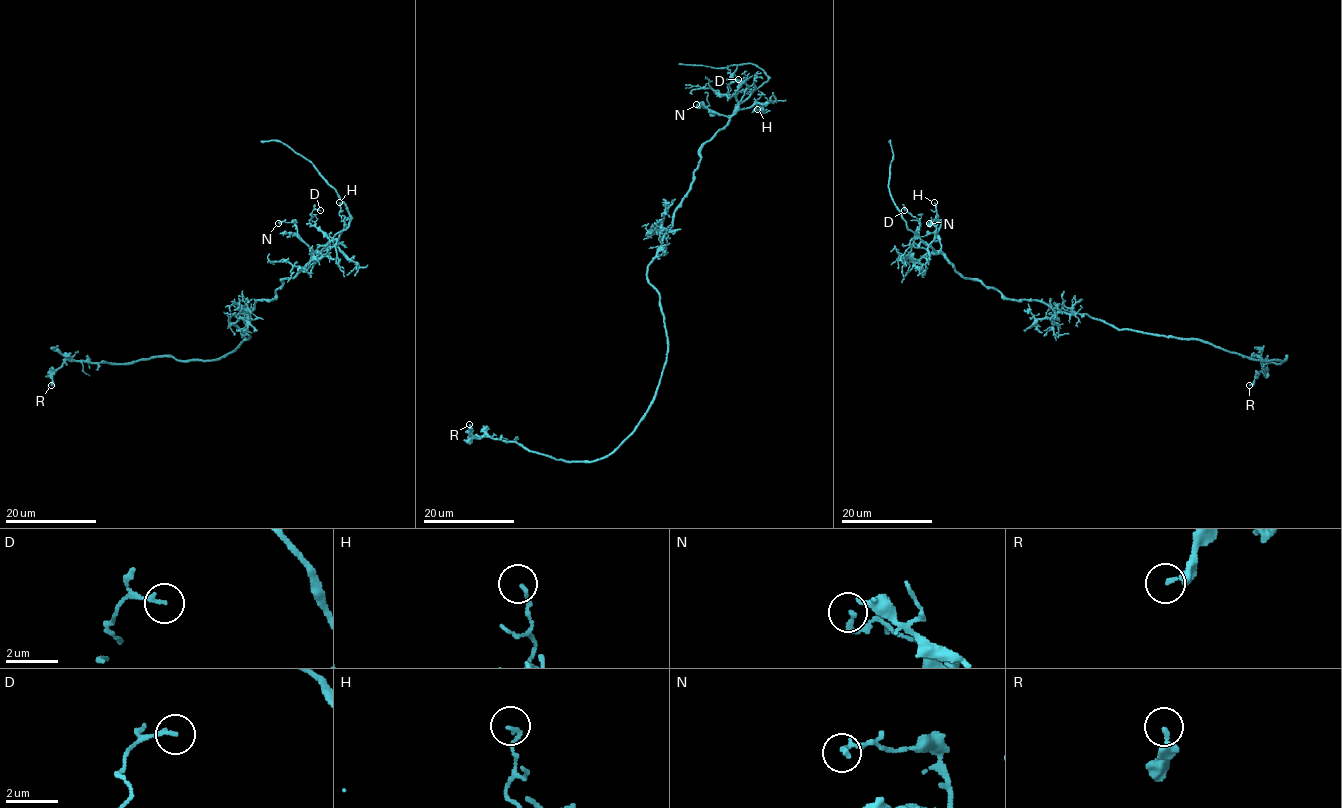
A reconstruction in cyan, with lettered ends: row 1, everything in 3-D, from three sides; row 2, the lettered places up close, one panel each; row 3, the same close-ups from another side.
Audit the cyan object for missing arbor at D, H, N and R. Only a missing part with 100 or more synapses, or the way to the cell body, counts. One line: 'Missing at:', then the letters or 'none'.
Missing at: none

